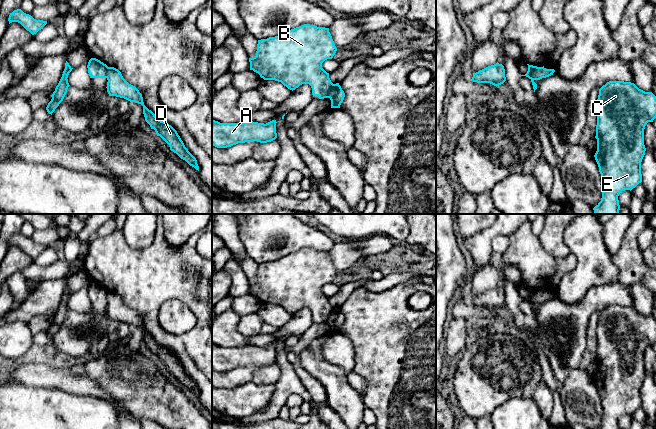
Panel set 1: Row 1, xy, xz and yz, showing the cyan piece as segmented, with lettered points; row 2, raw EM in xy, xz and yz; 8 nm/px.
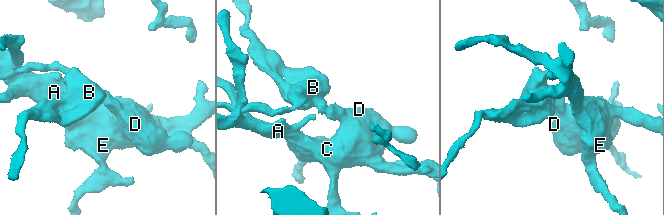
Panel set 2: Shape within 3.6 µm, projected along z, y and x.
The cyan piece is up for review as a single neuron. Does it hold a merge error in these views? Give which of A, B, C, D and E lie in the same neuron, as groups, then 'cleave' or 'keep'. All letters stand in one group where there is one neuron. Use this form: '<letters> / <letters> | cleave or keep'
A C D E / B | cleave

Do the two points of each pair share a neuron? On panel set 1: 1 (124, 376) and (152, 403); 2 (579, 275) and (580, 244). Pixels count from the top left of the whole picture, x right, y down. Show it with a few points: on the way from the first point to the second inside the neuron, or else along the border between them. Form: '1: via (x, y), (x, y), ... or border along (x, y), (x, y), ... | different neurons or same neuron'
1: via (131, 382), (145, 396) | same neuron
2: via (582, 267), (582, 252) | same neuron

